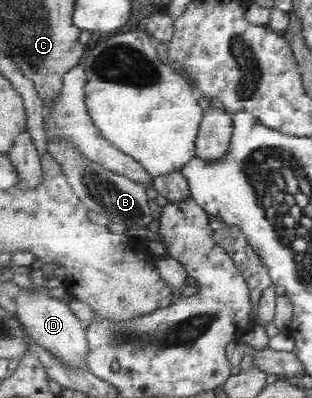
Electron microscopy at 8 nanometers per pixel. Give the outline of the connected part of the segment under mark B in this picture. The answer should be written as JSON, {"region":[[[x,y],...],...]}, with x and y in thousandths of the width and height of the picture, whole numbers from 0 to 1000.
{"region":[[[167,352],[154,357],[154,382],[173,392],[212,435],[212,447],[234,465],[250,500],[285,530],[333,535],[359,560],[391,560],[404,573],[446,565],[465,573],[487,540],[481,500],[468,490],[468,467],[442,462],[391,440],[349,430],[346,422],[282,399],[224,352]]]}

